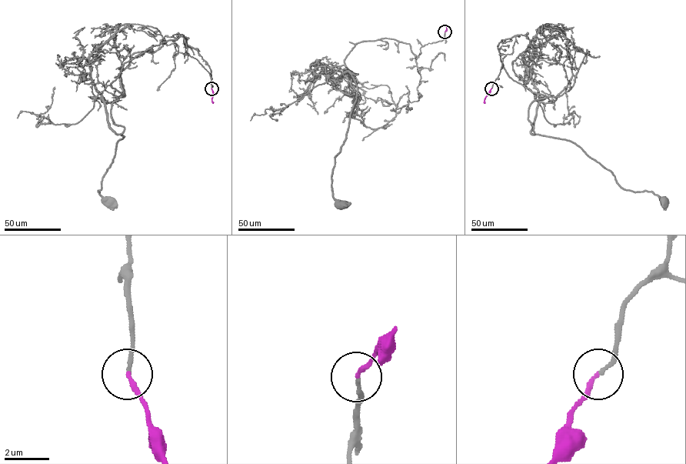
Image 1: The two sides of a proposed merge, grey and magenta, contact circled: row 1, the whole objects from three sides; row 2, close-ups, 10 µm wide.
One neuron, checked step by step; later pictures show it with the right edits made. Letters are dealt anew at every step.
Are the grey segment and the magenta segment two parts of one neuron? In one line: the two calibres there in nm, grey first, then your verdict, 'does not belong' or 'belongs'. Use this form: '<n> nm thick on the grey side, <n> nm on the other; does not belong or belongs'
170 nm thick on the grey side, 190 nm on the other; belongs

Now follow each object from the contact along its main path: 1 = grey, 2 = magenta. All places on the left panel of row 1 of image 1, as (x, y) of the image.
1: (211, 88), (182, 36), (124, 64), (111, 84), (123, 94), (111, 118), (123, 136), (98, 191), (108, 199)
2: (211, 88), (213, 103)

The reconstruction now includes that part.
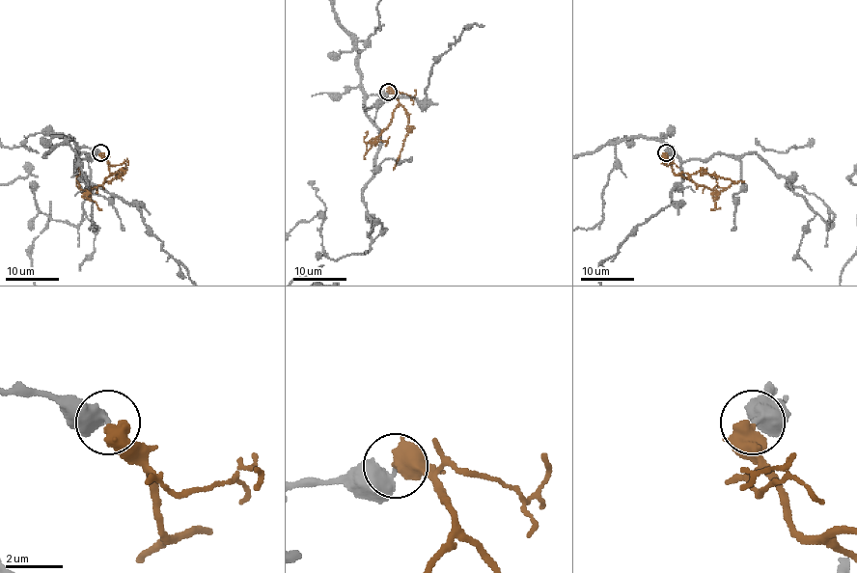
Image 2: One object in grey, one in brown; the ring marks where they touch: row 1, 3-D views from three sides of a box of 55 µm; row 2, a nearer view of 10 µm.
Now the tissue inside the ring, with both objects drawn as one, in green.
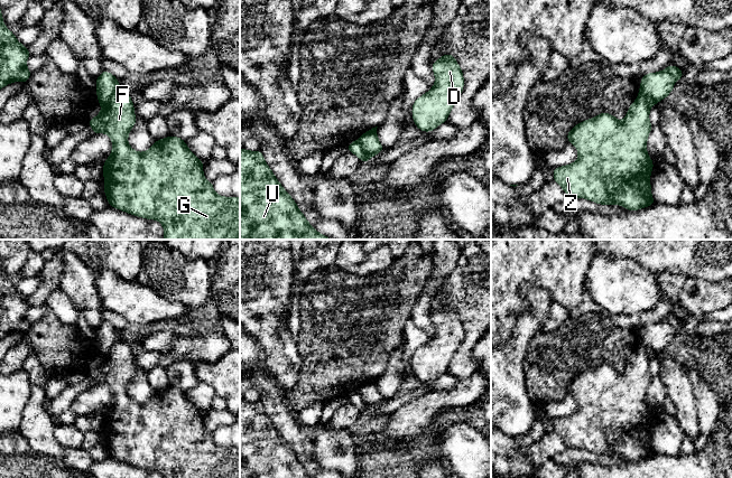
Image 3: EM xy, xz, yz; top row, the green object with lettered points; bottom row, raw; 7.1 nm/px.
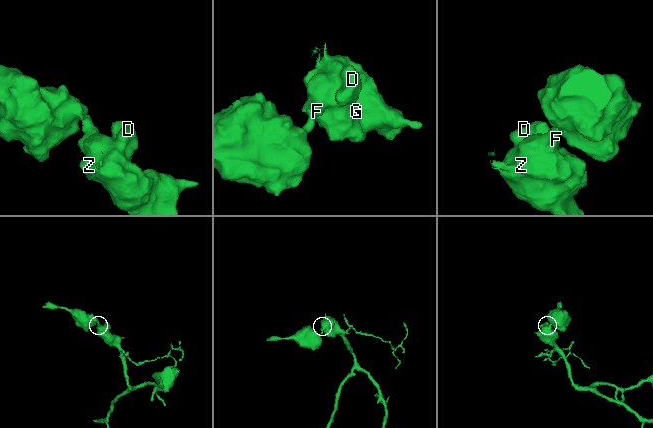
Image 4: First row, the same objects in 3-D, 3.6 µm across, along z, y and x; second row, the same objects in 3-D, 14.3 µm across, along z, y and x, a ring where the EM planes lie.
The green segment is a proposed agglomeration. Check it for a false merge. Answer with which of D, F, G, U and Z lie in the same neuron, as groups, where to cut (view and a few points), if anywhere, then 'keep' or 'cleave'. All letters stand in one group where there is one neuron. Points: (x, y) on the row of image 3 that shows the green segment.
D F G Z / U; cut in xy along (119, 87), (102, 106); cleave

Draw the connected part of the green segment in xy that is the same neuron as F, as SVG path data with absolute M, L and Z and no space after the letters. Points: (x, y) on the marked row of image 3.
M119 88L110 99L106 105L102 106L100 113L87 120L90 126L92 128L93 134L105 133L112 140L112 152L103 163L103 175L104 175L104 194L106 196L109 206L131 214L133 216L143 217L146 219L156 219L161 223L164 226L164 240L240 240L240 198L235 196L224 197L220 196L214 191L213 182L207 181L204 178L203 172L203 161L197 158L186 146L185 140L175 137L168 135L161 140L155 140L154 144L145 152L137 152L128 143L128 135L132 126L137 122L135 114L135 105L131 101L130 94Z

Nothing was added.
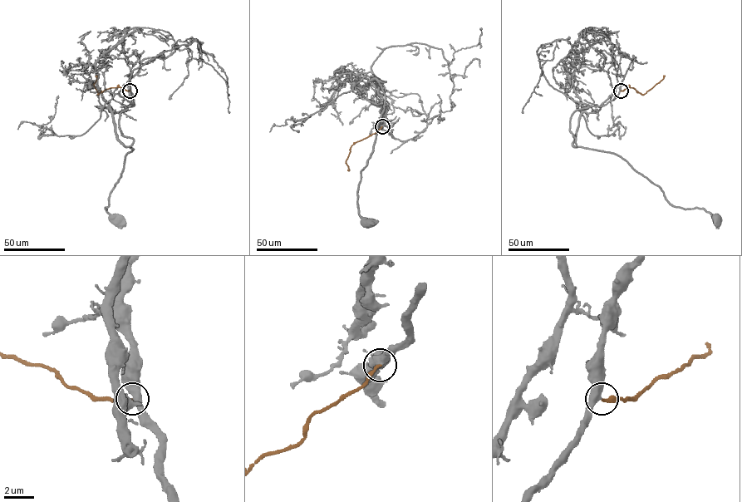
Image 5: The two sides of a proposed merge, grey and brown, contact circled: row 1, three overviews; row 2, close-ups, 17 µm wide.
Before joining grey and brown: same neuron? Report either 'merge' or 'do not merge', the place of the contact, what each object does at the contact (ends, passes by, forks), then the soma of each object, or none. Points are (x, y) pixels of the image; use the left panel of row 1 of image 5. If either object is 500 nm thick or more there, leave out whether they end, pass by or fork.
merge; at (130, 91); grey passes by; brown ends there; cell body of grey at (115, 219); no cell body on brown

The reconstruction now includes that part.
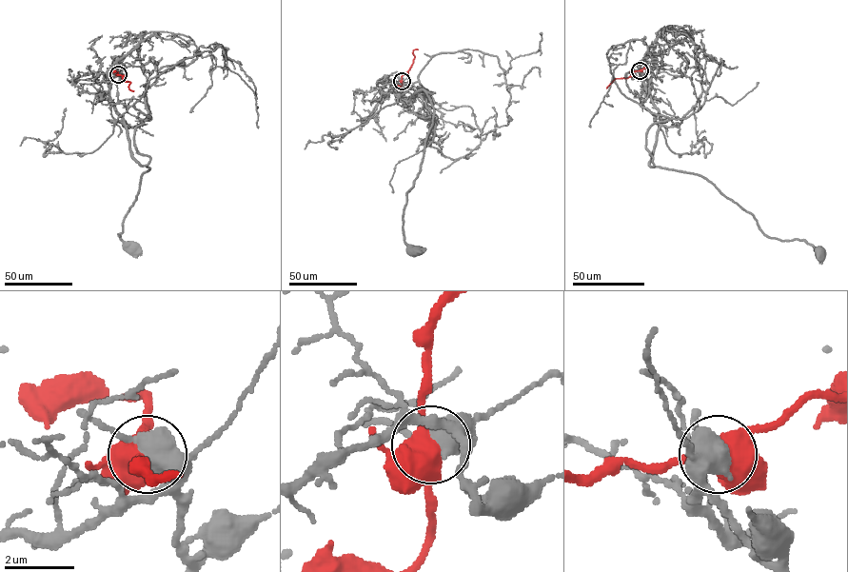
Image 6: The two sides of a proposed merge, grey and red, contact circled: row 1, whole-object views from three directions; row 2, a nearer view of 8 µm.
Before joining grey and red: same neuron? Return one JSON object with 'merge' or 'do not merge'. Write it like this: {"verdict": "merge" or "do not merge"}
{"verdict": "merge"}

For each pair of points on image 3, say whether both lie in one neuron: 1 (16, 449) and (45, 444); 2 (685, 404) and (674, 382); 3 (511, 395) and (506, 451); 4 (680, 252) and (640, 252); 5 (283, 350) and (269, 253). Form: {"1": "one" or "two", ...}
{"1": "two", "2": "one", "3": "two", "4": "one", "5": "one"}

